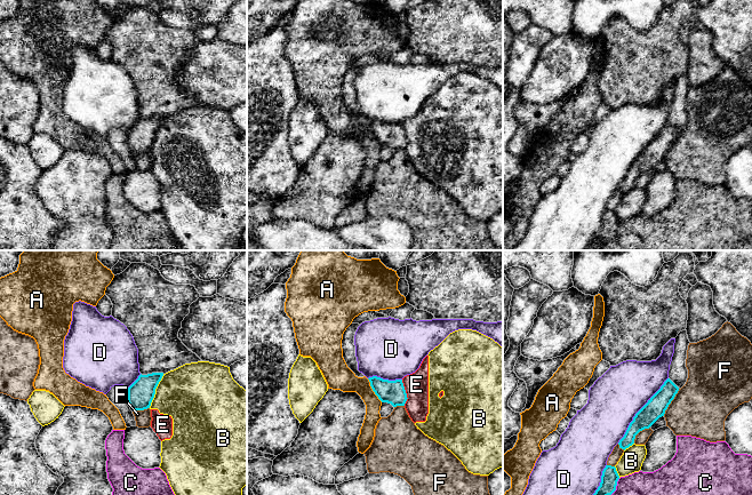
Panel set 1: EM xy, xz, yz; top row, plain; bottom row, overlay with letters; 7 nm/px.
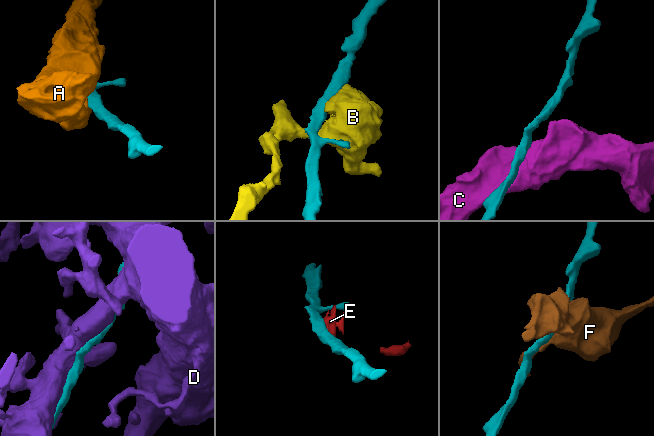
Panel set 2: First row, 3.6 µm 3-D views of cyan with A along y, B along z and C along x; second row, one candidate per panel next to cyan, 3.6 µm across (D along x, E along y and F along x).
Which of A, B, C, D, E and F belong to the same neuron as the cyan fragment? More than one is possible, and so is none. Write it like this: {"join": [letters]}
{"join": ["F"]}

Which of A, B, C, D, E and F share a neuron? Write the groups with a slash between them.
A / B E / C / D / F

